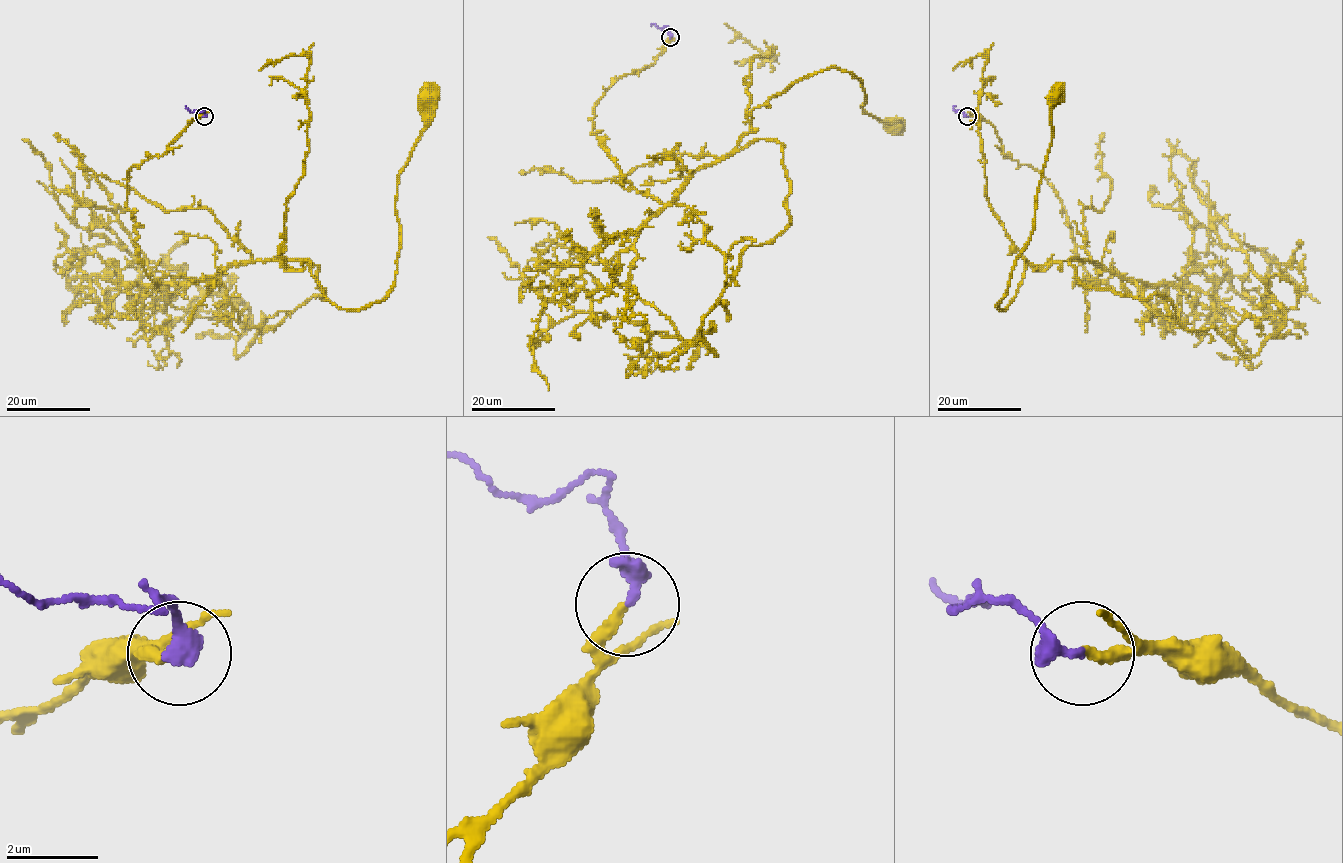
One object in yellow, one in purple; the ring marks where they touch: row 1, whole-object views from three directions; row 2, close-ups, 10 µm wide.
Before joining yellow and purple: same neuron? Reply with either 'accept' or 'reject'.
accept

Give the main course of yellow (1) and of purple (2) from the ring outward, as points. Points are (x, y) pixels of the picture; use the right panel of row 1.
1: (967, 116), (1046, 178), (1087, 272), (1134, 279), (1026, 259), (998, 306), (1031, 235), (1051, 97)
2: (967, 116), (956, 111), (955, 106)

